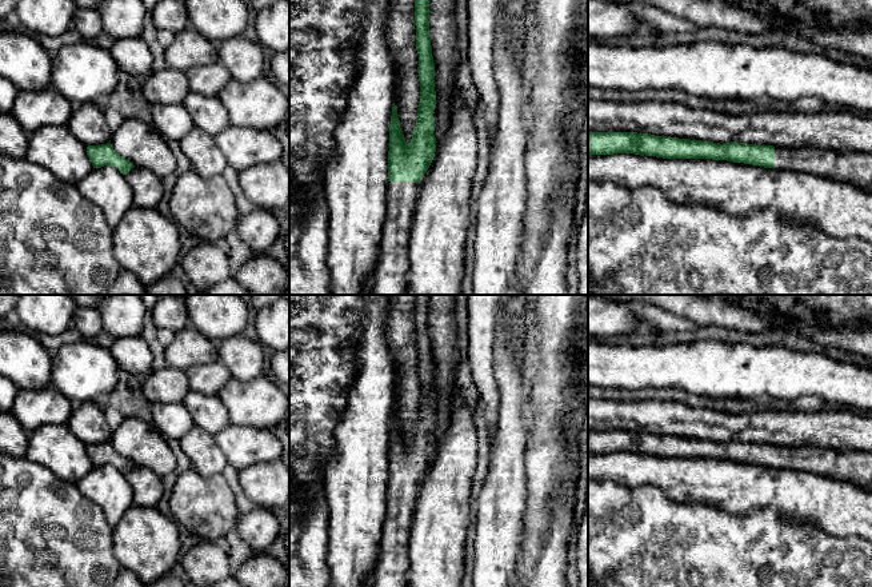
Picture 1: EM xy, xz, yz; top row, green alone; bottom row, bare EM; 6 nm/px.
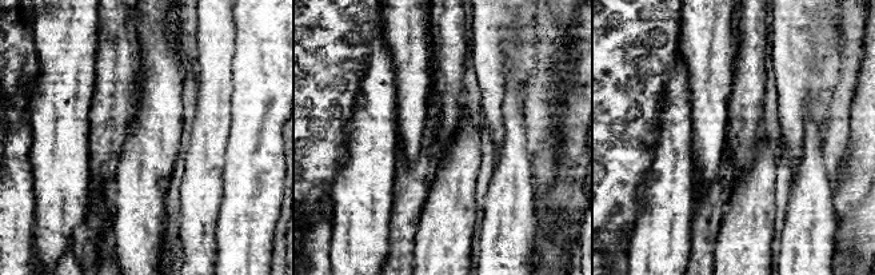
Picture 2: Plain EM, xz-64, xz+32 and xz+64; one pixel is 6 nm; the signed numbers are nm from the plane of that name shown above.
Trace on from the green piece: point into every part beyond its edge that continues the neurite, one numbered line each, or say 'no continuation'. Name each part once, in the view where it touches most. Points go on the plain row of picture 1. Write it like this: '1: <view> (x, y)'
1: xz (392, 567)

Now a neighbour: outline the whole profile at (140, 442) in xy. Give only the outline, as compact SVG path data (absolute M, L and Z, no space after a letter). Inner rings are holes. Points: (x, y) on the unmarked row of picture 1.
M124 418L111 438L113 448L135 466L145 467L160 478L176 471L176 456L153 424Z

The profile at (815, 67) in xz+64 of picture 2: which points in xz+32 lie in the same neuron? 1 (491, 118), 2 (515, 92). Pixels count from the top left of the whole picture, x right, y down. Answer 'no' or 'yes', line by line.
1: yes
2: no

